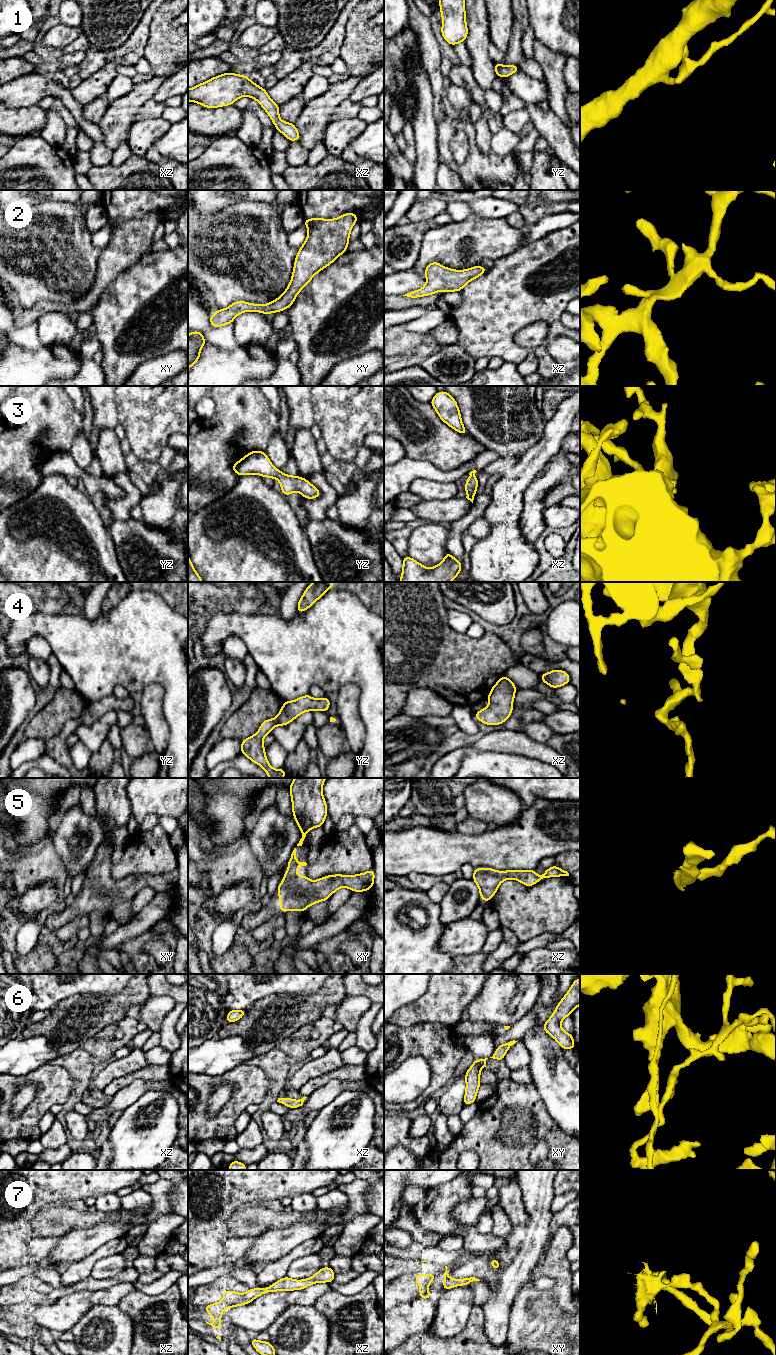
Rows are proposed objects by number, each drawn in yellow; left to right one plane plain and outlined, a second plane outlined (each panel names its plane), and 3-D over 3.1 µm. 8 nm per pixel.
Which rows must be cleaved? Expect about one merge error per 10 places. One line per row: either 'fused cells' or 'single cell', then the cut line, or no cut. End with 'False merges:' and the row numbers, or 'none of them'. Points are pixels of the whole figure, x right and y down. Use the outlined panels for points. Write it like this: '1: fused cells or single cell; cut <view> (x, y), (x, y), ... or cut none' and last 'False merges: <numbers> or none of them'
1: single cell; cut none
2: single cell; cut none
3: single cell; cut none
4: single cell; cut none
5: single cell; cut none
6: single cell; cut none
7: single cell; cut none
False merges: none of them

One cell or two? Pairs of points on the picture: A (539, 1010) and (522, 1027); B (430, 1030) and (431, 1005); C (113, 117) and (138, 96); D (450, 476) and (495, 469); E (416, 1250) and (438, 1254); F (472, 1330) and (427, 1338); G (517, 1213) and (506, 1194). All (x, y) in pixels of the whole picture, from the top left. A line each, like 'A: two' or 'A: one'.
A: one
B: two
C: one
D: two
E: one
F: one
G: one

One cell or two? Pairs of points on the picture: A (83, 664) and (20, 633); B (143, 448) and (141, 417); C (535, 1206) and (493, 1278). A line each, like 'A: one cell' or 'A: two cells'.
A: one cell
B: one cell
C: one cell

